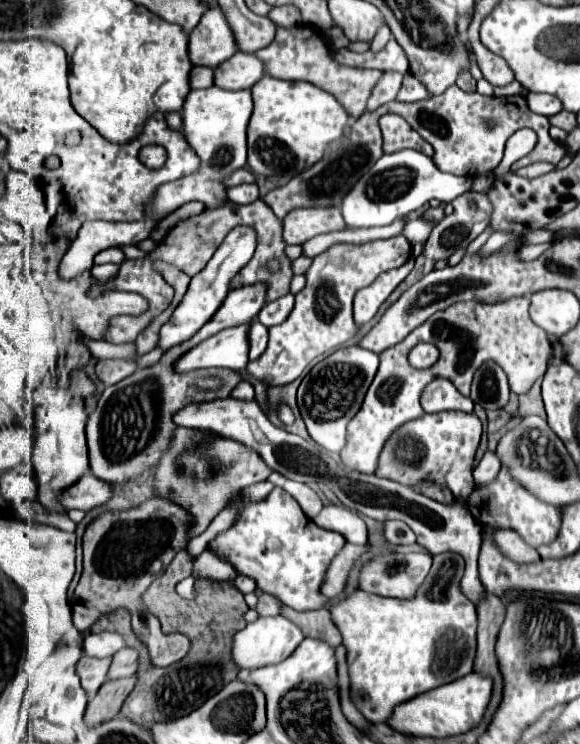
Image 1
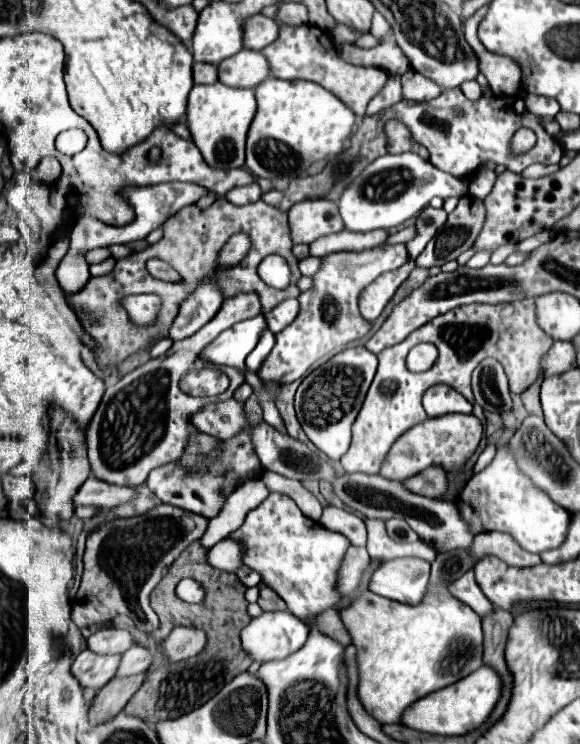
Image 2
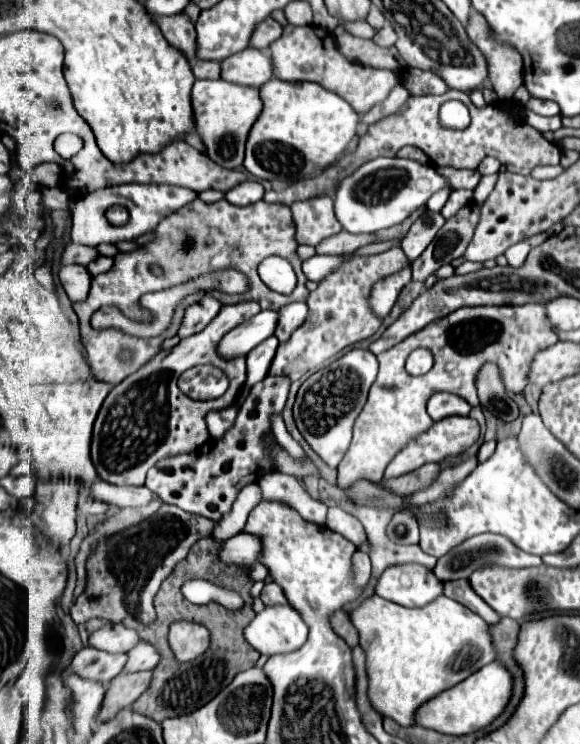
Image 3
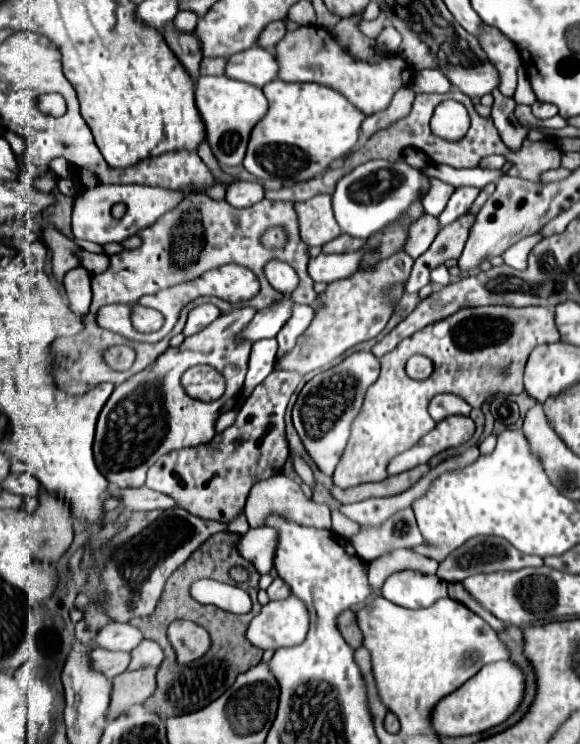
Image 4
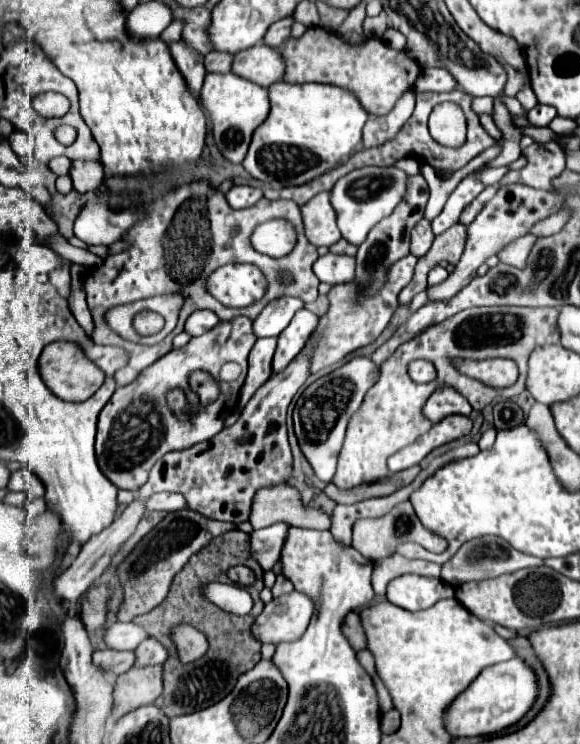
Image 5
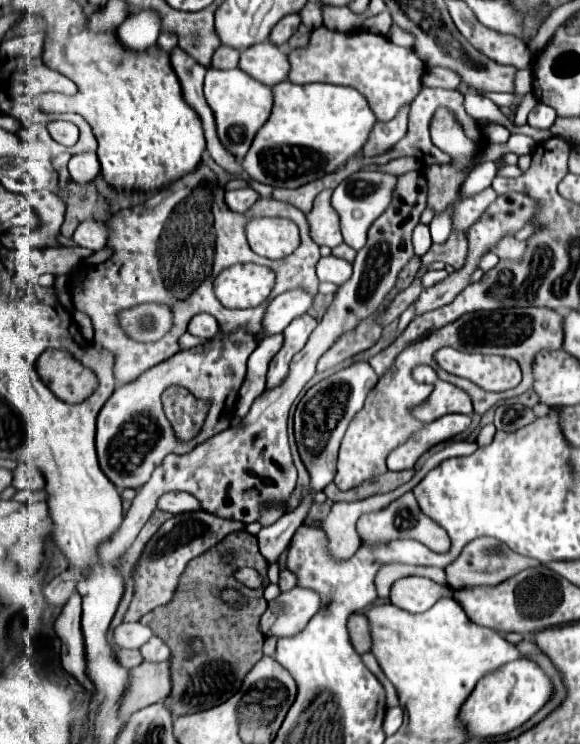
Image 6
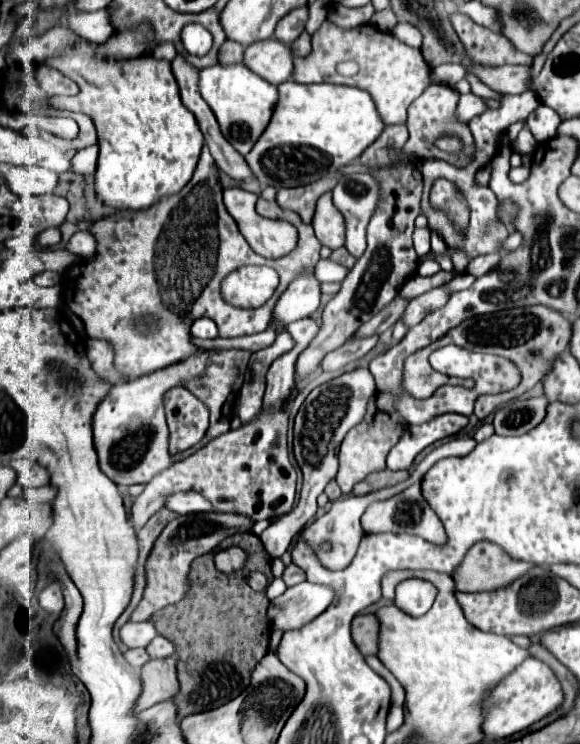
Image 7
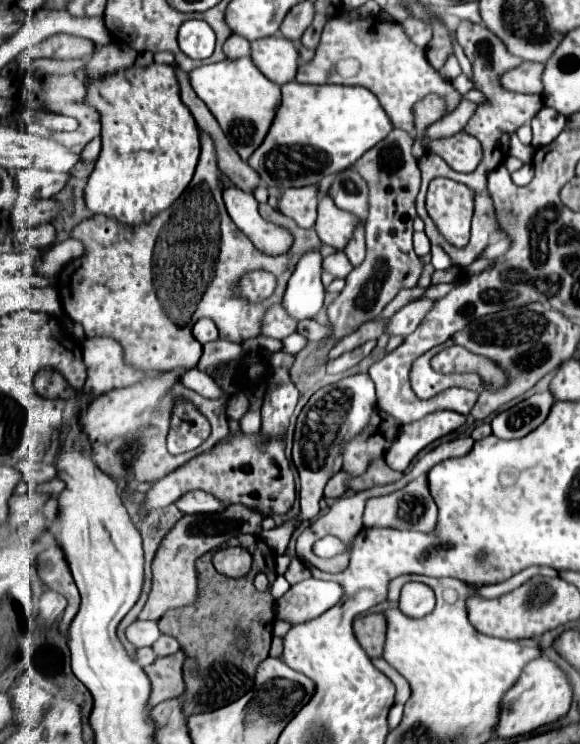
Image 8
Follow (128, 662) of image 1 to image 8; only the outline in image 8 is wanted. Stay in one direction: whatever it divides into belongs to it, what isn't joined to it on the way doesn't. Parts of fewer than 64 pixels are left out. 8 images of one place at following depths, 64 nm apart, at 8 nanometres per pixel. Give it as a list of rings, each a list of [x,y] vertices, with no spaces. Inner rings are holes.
[[[160,636],[156,642],[154,642],[154,652],[158,654],[158,656],[170,656],[170,654],[174,654],[174,652],[178,652],[180,650],[180,644],[178,644],[178,640],[174,638],[174,636]]]

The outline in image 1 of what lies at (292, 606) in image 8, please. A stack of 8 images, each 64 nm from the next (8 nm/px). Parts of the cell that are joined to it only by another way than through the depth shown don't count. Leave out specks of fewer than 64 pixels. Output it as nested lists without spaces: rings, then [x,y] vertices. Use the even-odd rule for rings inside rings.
[[[278,614],[278,616],[268,616],[268,618],[258,618],[256,622],[248,624],[244,630],[236,632],[234,636],[234,644],[232,644],[232,656],[234,662],[240,668],[260,668],[260,666],[268,666],[268,664],[278,664],[282,660],[286,660],[304,640],[302,630],[290,622],[286,616]]]

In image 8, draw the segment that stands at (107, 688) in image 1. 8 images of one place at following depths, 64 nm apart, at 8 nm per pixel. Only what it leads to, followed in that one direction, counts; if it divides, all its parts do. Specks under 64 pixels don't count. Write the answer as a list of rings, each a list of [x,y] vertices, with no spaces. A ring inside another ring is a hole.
[[[178,650],[176,654],[158,658],[150,668],[146,668],[146,674],[152,682],[152,694],[150,694],[150,706],[160,704],[168,698],[178,698],[184,692],[184,678],[182,678],[182,666],[184,666],[186,654]]]

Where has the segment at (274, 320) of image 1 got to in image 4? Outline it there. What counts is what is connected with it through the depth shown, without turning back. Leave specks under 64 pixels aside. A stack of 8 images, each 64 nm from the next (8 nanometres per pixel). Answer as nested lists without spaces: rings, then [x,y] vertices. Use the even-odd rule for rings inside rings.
[[[296,304],[294,312],[290,316],[290,320],[284,324],[282,332],[278,332],[276,340],[278,340],[278,354],[276,358],[284,358],[298,342],[298,338],[306,332],[306,328],[310,326],[310,322],[314,320],[314,310],[310,306],[304,304]]]

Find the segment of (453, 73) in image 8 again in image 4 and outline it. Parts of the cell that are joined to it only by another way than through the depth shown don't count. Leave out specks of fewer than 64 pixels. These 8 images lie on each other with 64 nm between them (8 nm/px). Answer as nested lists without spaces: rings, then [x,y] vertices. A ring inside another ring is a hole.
[[[416,70],[414,74],[414,84],[410,84],[410,88],[420,94],[420,92],[450,92],[452,84],[446,78],[446,74],[442,70]]]

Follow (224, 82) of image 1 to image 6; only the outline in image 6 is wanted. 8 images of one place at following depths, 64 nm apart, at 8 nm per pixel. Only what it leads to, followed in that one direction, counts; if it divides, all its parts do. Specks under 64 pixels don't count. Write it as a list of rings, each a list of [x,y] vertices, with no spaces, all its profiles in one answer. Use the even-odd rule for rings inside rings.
[[[266,40],[242,50],[238,68],[244,68],[246,74],[254,76],[262,84],[276,86],[288,78],[290,62],[288,54],[280,46]]]

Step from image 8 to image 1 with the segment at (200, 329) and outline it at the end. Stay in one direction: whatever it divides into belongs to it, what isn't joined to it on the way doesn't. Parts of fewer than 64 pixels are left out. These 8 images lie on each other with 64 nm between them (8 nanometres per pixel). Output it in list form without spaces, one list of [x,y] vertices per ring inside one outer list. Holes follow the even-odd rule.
[[[238,226],[234,228],[226,238],[224,238],[224,244],[216,250],[216,254],[212,256],[212,260],[206,264],[206,268],[202,272],[198,272],[198,276],[194,276],[190,280],[190,286],[188,286],[188,292],[184,294],[182,302],[176,306],[176,310],[172,312],[170,320],[162,326],[160,330],[160,342],[158,346],[162,346],[164,350],[184,342],[184,340],[190,340],[214,314],[216,310],[220,308],[220,304],[224,302],[226,294],[230,292],[228,284],[232,280],[232,276],[252,258],[254,254],[254,248],[256,248],[256,232],[252,228],[246,228],[246,226]]]

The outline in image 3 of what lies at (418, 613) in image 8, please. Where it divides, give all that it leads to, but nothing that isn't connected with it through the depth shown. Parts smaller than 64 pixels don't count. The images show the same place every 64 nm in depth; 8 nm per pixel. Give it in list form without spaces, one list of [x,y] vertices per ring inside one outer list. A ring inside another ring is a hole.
[[[420,564],[388,568],[376,584],[376,594],[400,606],[424,606],[444,594],[444,584]]]

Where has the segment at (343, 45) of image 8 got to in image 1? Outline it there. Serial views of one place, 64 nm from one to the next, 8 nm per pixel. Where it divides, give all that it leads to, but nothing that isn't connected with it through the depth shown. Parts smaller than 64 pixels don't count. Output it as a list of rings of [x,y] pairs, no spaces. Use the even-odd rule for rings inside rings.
[[[300,24],[294,28],[278,28],[274,42],[258,50],[256,54],[266,64],[266,74],[270,74],[272,78],[280,78],[280,80],[304,80],[304,82],[322,86],[350,112],[352,118],[360,118],[366,112],[366,100],[372,94],[378,80],[382,78],[380,70],[348,68],[348,66],[338,64],[332,58],[330,48],[324,42],[322,34],[306,24]]]

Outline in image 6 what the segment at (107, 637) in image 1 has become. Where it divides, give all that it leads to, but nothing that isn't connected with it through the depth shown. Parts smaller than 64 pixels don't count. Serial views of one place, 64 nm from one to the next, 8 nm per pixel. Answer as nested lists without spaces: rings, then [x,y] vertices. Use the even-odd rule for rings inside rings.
[[[122,622],[116,630],[114,630],[114,640],[120,648],[140,648],[144,646],[150,638],[154,636],[154,632],[150,630],[150,626],[144,626],[140,622],[128,624]]]

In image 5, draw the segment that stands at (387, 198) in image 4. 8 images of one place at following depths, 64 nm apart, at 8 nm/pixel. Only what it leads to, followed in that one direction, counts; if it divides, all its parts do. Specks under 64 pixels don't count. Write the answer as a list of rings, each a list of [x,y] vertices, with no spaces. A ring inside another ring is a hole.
[[[366,166],[360,170],[352,170],[344,178],[340,178],[338,190],[332,190],[332,204],[338,208],[338,228],[342,232],[342,238],[354,246],[360,246],[366,240],[370,228],[374,228],[378,220],[388,216],[394,204],[402,200],[402,192],[406,188],[406,176],[408,174],[404,174],[394,166],[388,168]]]

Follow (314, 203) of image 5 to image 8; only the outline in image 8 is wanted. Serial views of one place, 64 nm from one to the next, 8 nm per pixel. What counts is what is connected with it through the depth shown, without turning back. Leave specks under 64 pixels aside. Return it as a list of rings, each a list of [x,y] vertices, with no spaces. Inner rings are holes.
[[[324,196],[318,202],[318,220],[316,220],[316,232],[320,240],[328,246],[334,246],[338,250],[346,248],[350,238],[354,236],[356,228],[362,224],[362,220],[346,210],[340,210],[330,196]]]

